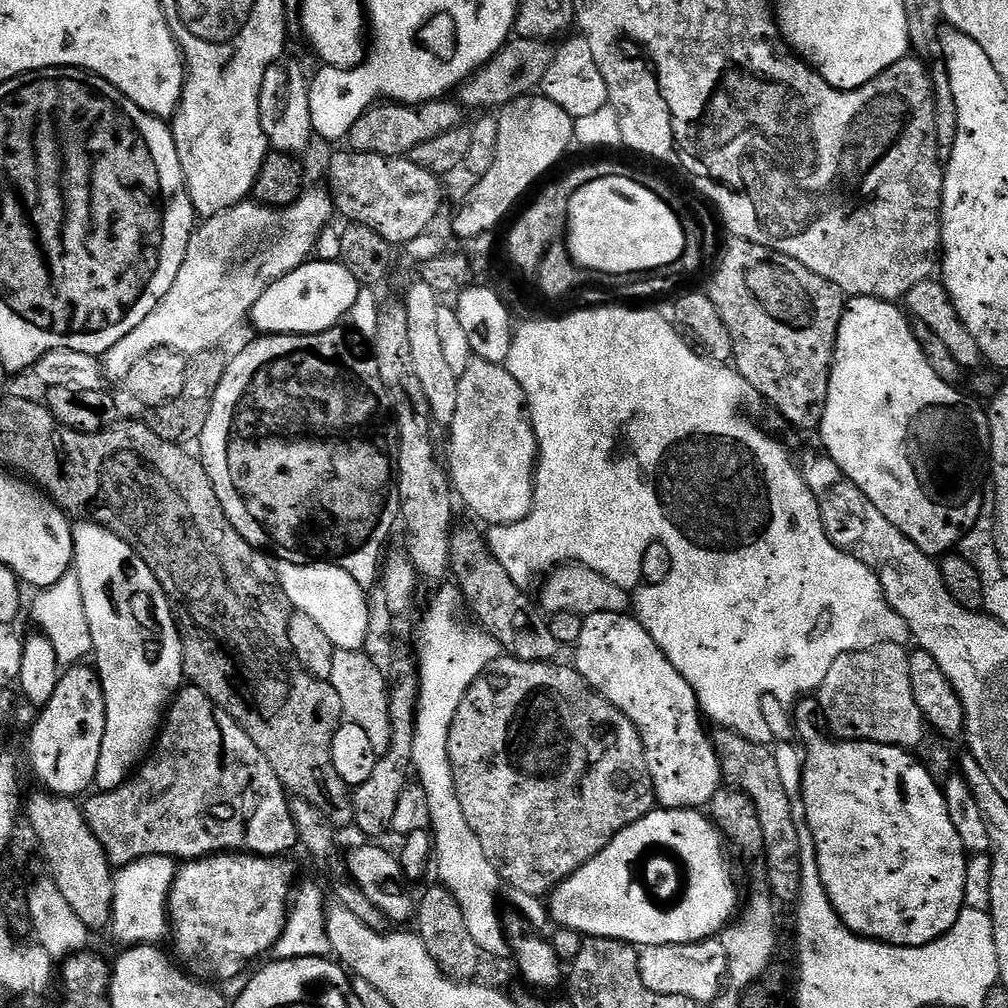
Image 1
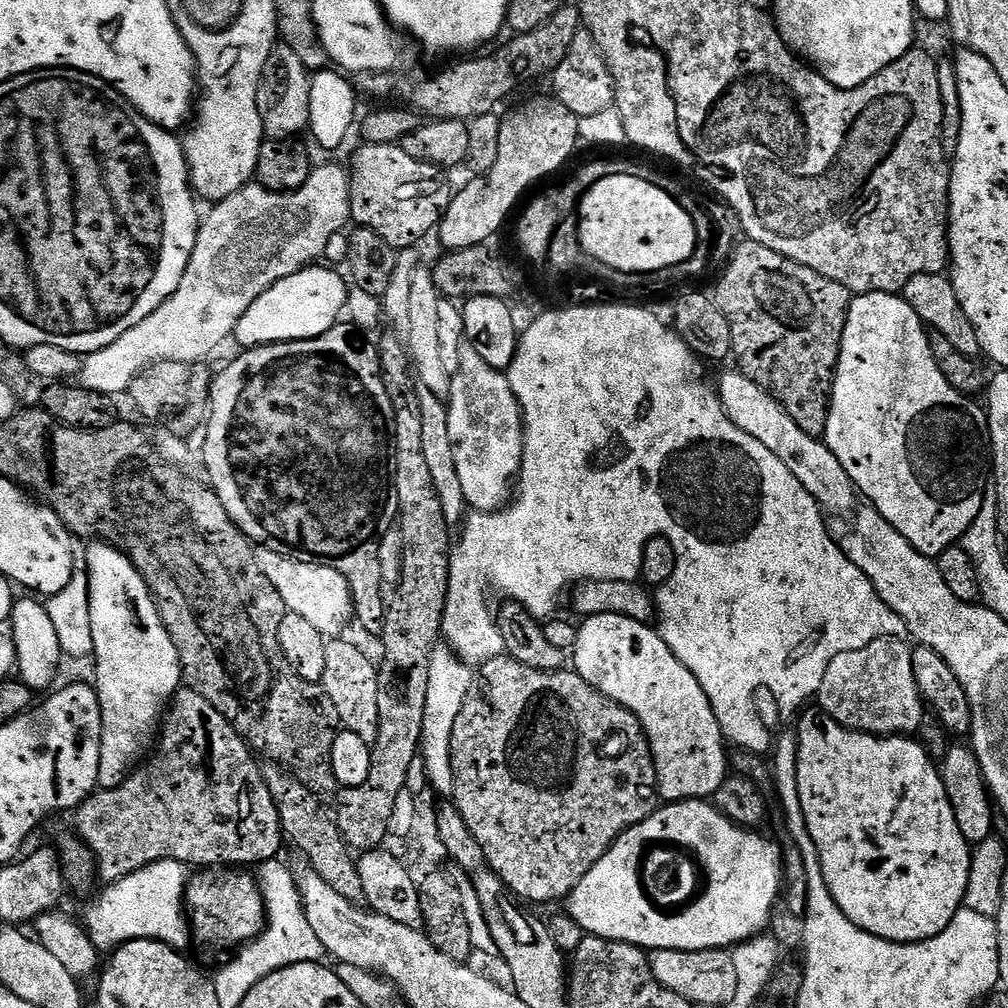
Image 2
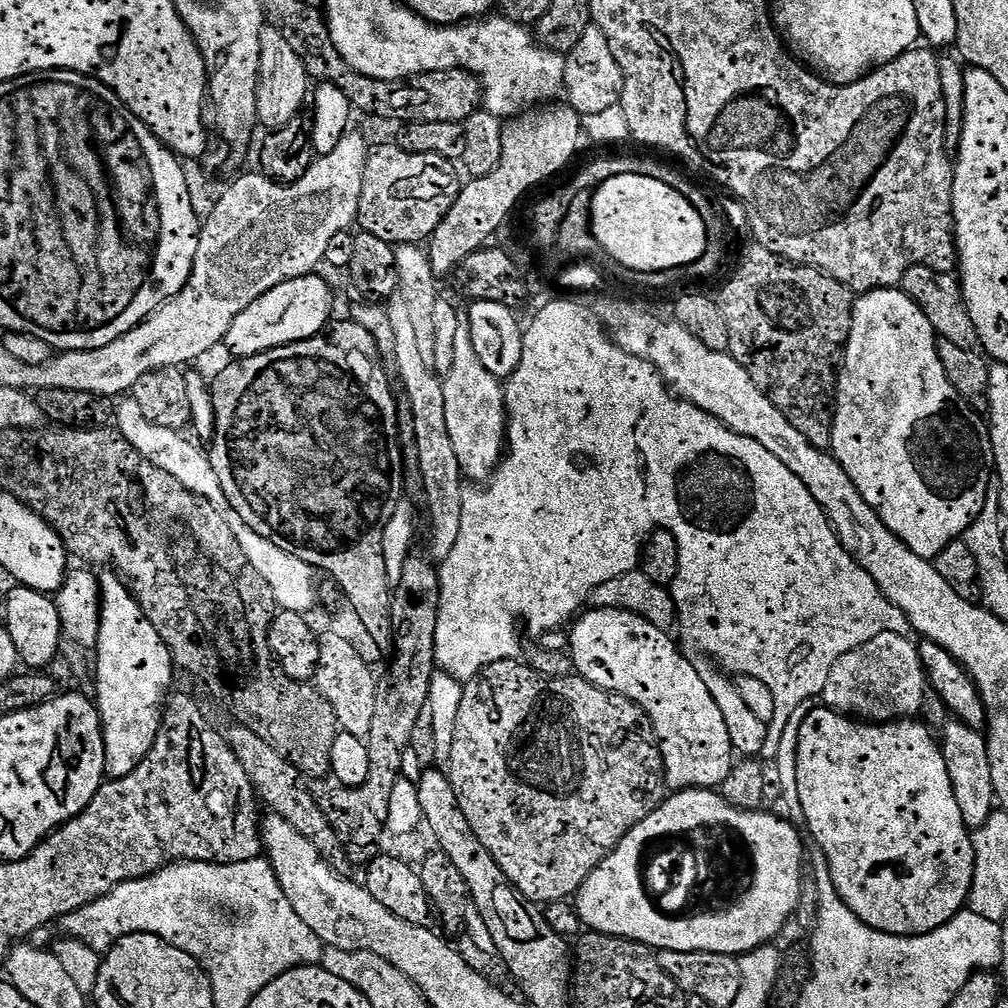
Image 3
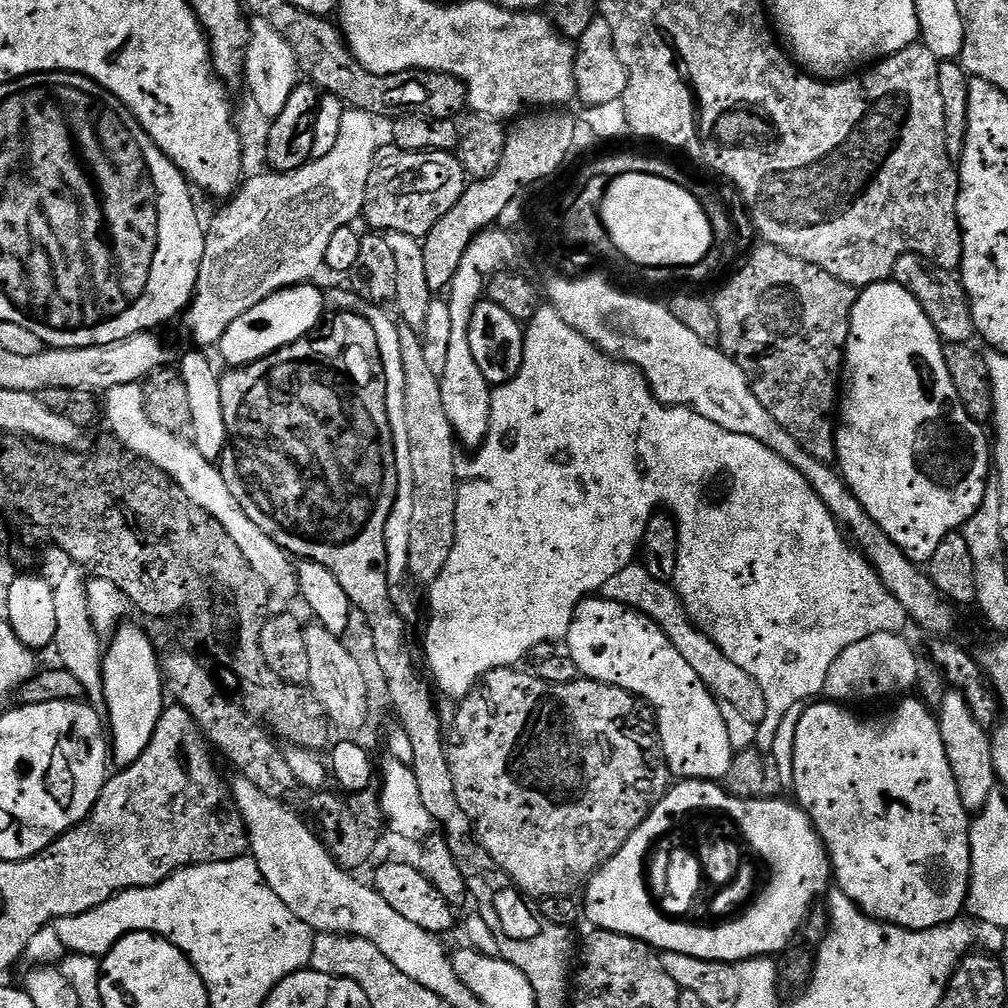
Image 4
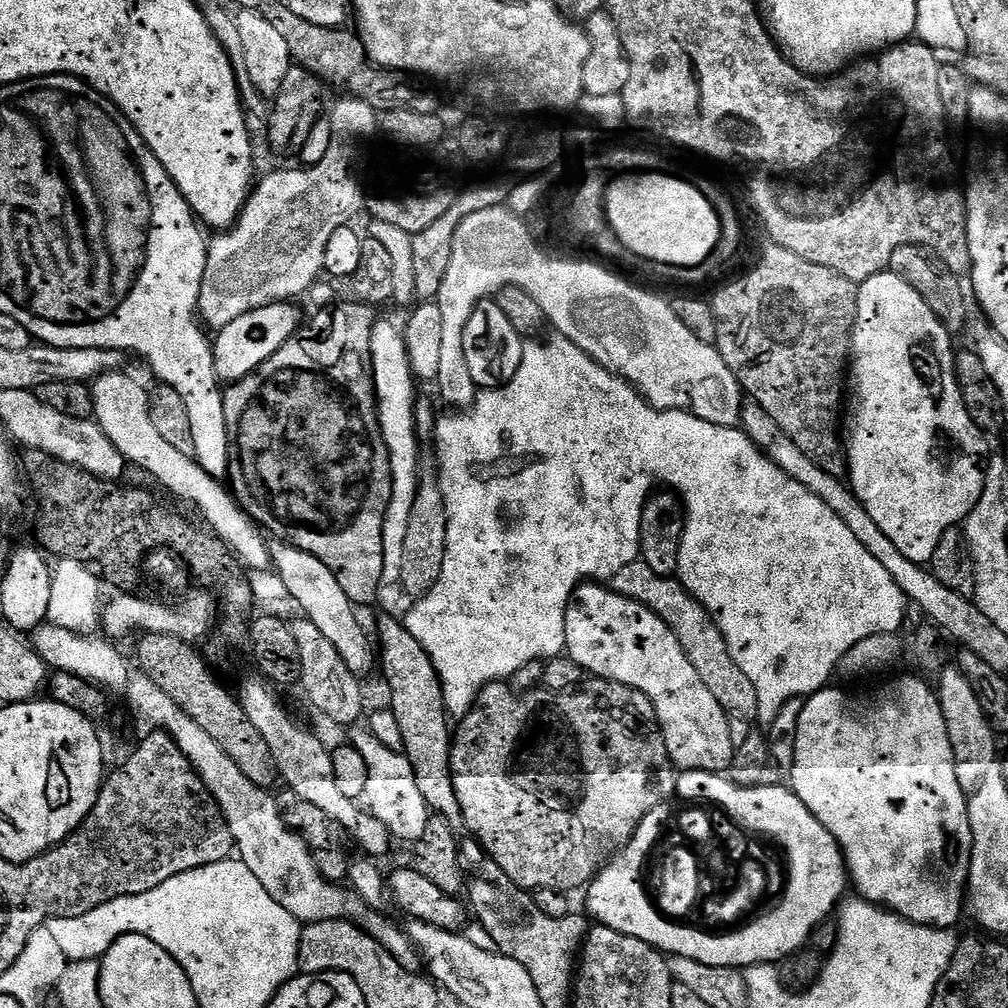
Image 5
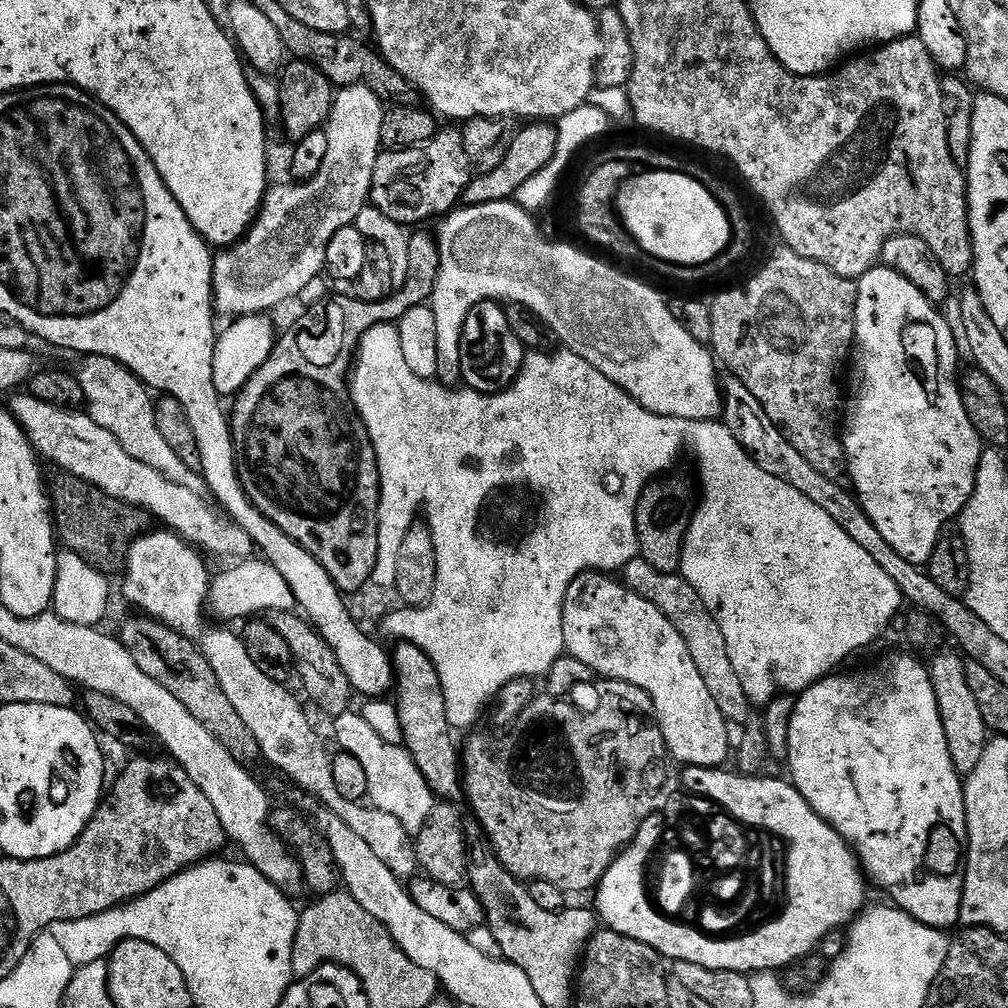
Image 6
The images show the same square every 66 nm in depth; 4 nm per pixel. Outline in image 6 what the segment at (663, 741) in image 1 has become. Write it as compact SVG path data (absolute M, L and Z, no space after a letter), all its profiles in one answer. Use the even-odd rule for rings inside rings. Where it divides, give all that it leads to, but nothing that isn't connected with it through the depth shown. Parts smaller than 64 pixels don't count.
M589 570L582 573L578 578L574 578L574 582L570 582L570 586L566 590L564 609L562 610L562 634L564 635L564 646L567 655L578 658L578 662L586 662L586 666L590 666L590 670L594 670L597 677L607 678L609 681L621 680L627 684L641 687L642 690L648 692L653 700L656 723L660 726L662 738L665 739L668 747L668 754L677 765L689 768L718 768L727 765L727 760L728 763L730 760L728 746L729 723L724 719L722 710L718 710L718 702L714 702L714 697L710 695L710 690L706 687L706 681L702 679L702 674L698 674L698 666L694 666L694 658L690 658L690 650L686 650L686 642L682 642L682 634L678 634L678 630L674 630L670 618L666 618L666 614L662 614L662 610L658 610L658 606L654 606L654 602L646 602L646 598L634 594L634 590L630 590L627 584L619 579L616 579L617 581L612 579L616 578L603 572Z

